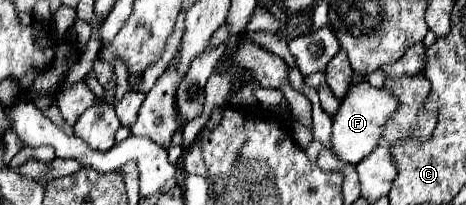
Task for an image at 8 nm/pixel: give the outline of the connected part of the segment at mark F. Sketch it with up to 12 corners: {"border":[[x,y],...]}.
{"border":[[362,81],[334,115],[332,151],[358,165],[400,107]]}

